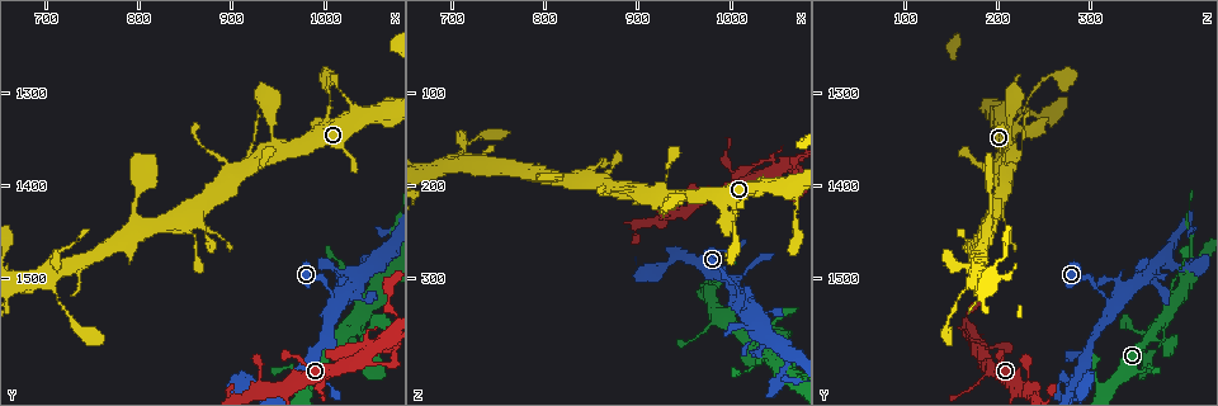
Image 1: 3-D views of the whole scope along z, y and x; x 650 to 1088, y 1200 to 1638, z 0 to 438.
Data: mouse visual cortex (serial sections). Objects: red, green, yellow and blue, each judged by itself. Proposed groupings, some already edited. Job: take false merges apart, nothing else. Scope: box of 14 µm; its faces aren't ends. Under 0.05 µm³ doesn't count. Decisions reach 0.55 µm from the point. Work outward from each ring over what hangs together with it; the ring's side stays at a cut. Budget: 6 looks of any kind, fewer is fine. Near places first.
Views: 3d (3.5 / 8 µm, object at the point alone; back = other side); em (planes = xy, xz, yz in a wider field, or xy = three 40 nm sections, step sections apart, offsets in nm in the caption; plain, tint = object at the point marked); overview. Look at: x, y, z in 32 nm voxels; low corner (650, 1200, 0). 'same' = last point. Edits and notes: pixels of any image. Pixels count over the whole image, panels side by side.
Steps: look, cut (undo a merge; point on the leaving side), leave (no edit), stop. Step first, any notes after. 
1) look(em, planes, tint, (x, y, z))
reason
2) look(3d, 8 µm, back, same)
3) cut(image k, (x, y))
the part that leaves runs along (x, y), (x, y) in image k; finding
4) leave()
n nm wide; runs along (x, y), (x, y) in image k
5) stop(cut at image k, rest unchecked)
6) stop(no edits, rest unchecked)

look(3d, 3.5 µm, (980, 1620, 310))
sharp bend

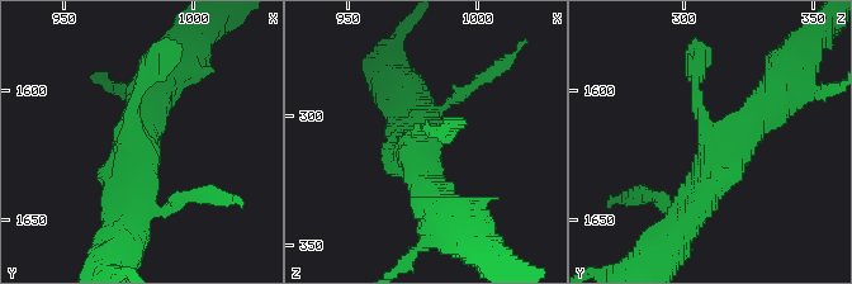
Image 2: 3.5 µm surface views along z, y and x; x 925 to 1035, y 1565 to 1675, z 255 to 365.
look(em, xy, step 1, tint, (976, 1616, 309))
shape alone is not enough

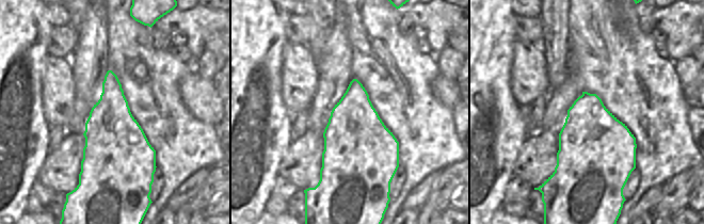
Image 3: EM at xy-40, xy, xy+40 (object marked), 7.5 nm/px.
leave()
runs along (770, 100), (718, 143), (691, 57) in image 2; one cell here

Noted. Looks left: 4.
look(3d, 3.5 µm, (1030, 1550, 375))
four-way junction

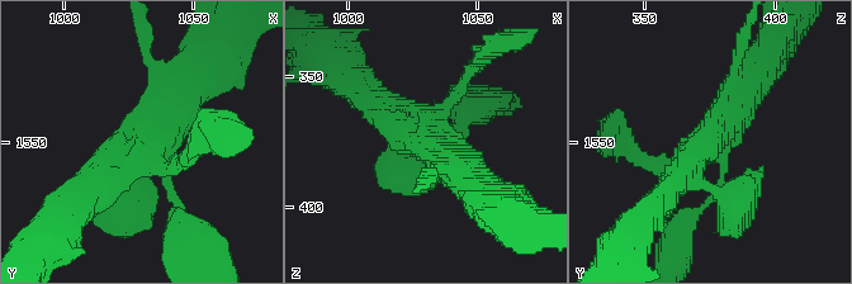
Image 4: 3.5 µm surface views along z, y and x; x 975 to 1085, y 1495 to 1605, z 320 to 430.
look(em, planes, tint, (1033, 1549, 376))
4 arms; arms of 100, 150, 400, 450 nm; now the EM

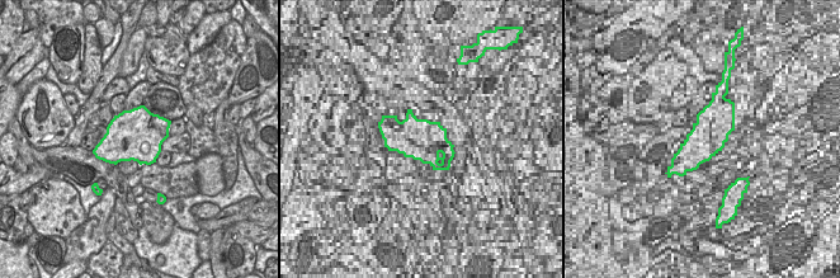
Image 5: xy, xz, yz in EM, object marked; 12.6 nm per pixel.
leave()
runs along (91, 189), (193, 80) in image 4; continuous, no second cell

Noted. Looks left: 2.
look(3d, 3.5 µm, (1010, 1530, 325))
branch point

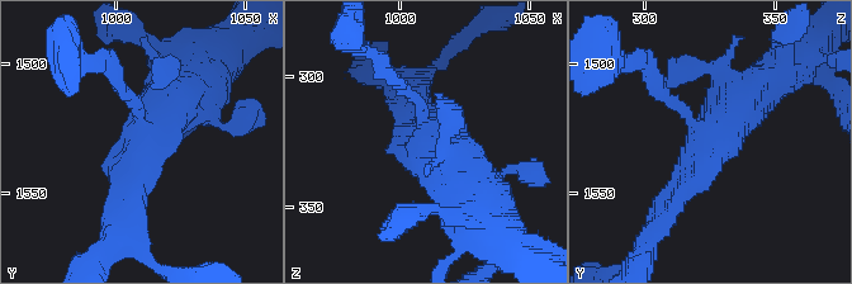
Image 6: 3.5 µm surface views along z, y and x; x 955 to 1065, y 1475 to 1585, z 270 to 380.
look(em, xy, step 2, tint, (1012, 1527, 324))
3 arms; arms of 200, 250, 600 nm; shape alone is not enough

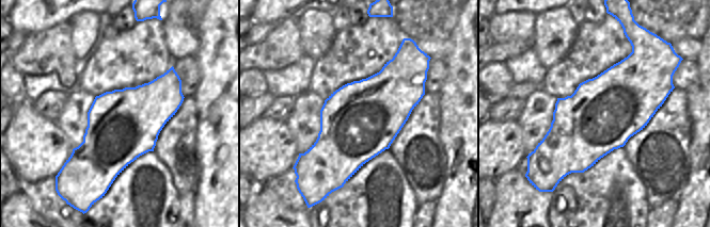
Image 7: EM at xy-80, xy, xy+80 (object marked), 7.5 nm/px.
leave()
runs along (401, 85), (471, 192) in image 6; continuous, no second cell

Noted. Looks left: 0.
stop(no edits, rest unchecked)

